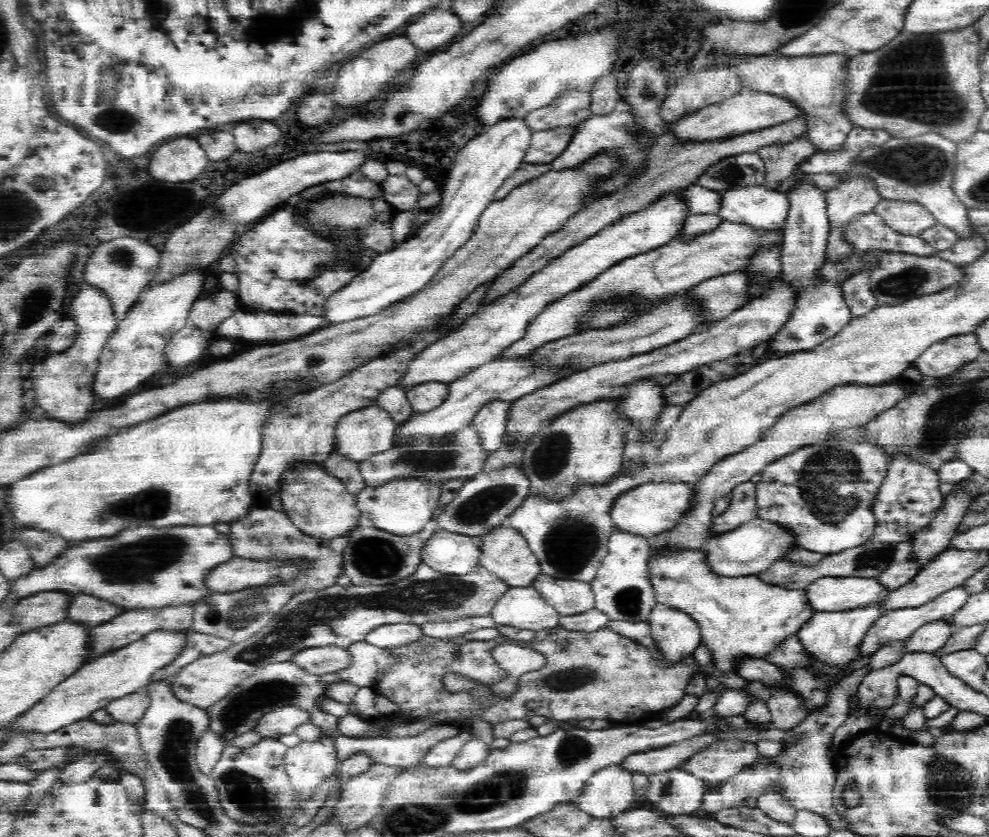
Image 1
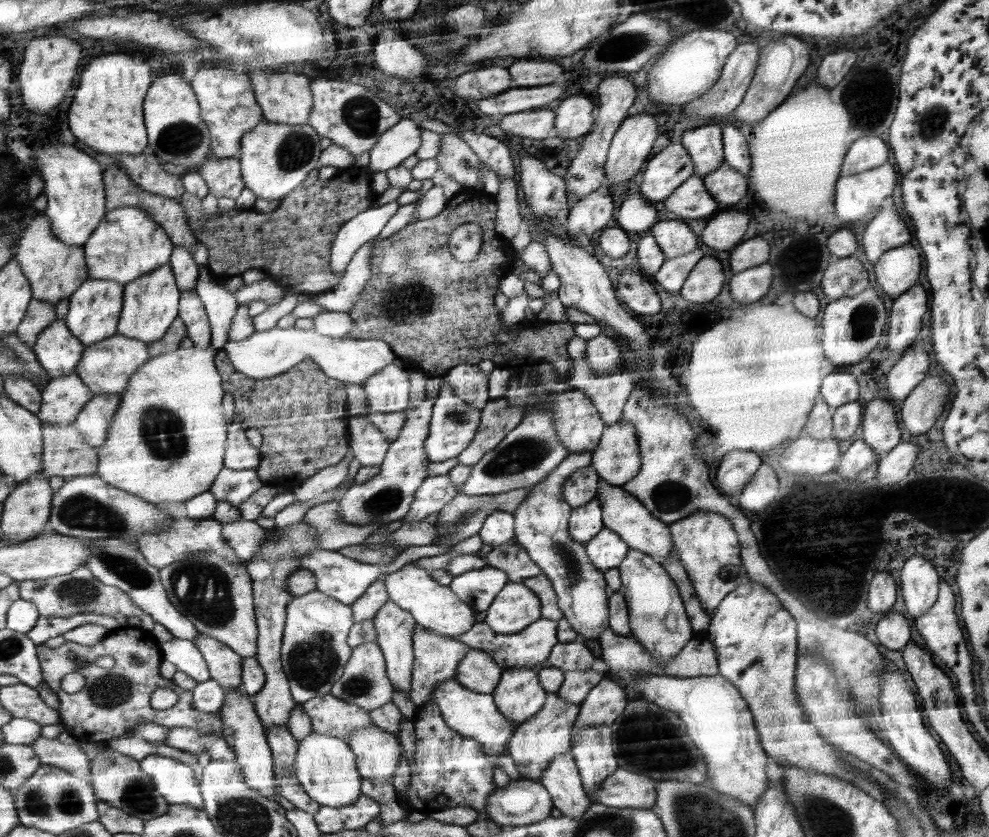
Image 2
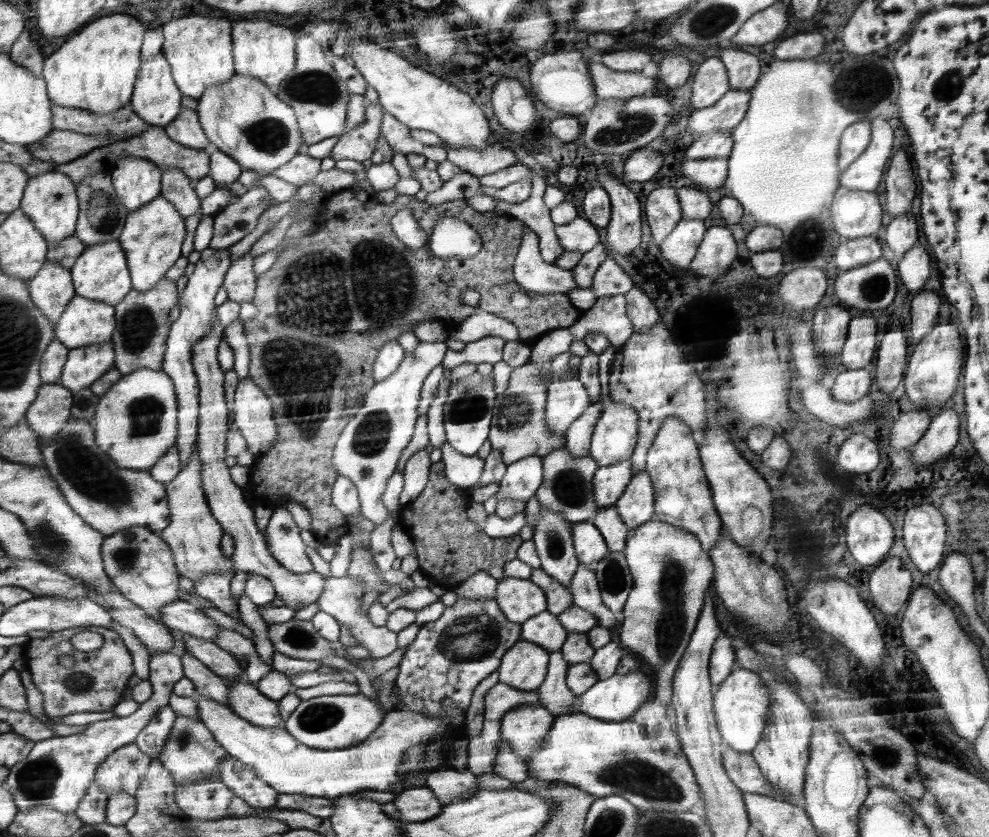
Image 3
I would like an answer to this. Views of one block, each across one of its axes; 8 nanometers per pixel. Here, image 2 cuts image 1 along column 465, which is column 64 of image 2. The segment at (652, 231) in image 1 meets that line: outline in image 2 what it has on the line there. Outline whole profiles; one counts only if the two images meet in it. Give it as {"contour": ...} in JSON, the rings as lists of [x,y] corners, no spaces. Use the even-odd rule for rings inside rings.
{"contour":[[[57,319],[57,322],[42,334],[34,350],[42,367],[53,379],[58,379],[77,372],[87,348],[70,331],[67,320]]]}

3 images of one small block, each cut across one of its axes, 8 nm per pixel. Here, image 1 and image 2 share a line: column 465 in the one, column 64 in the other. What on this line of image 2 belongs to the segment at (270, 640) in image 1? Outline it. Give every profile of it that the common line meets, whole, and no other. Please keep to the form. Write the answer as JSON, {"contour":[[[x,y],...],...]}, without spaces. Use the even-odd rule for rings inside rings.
{"contour":[[[88,564],[70,572],[52,578],[25,580],[21,581],[21,598],[35,602],[43,616],[54,617],[72,617],[78,614],[108,614],[117,616],[124,614],[129,618],[134,616],[143,620],[142,626],[148,630],[154,630],[156,619],[154,616],[146,613],[134,601],[134,597],[128,591],[122,590],[122,587],[108,585],[102,582]]]}

